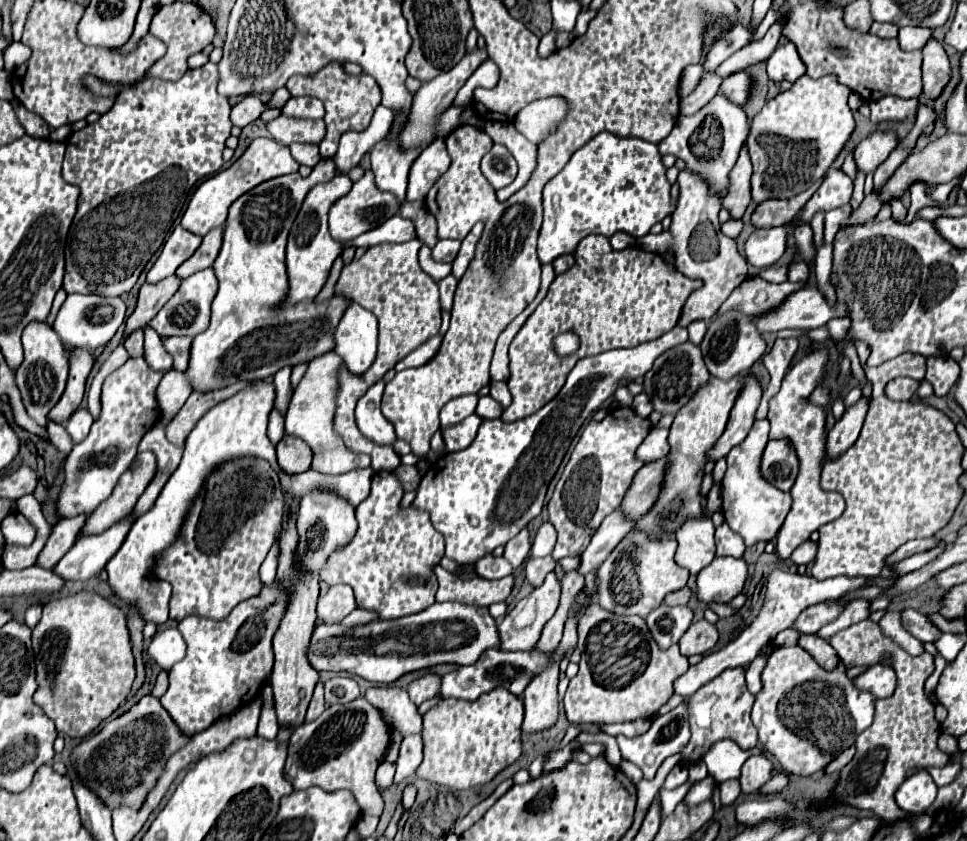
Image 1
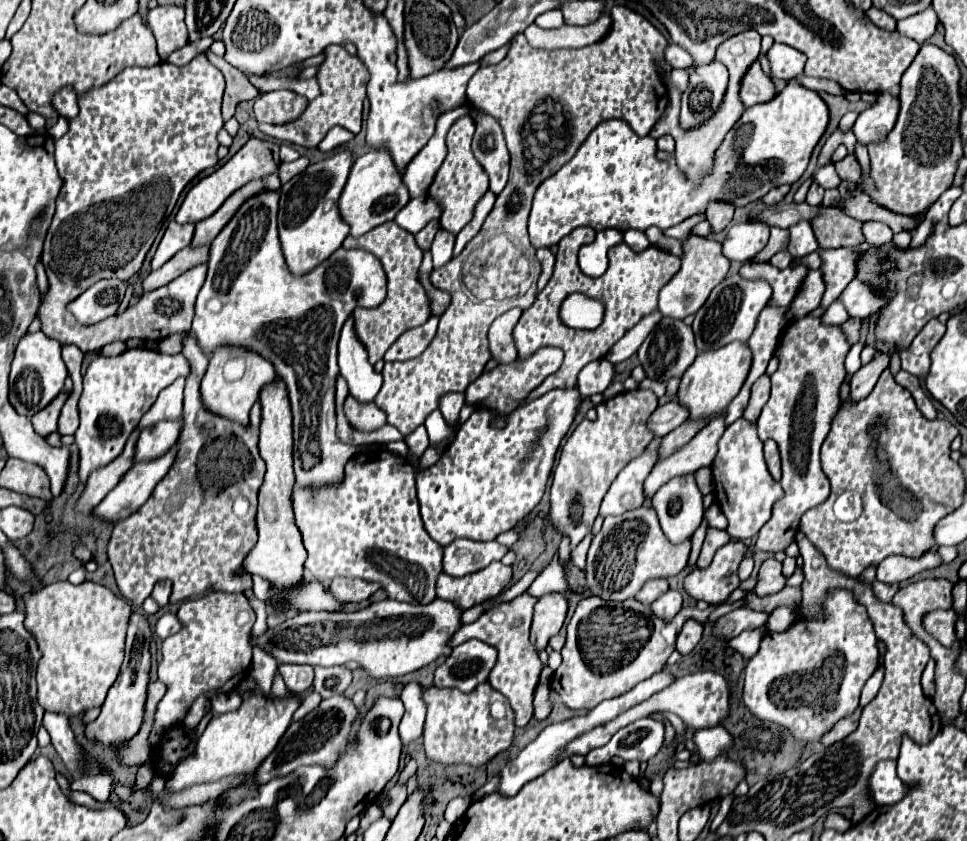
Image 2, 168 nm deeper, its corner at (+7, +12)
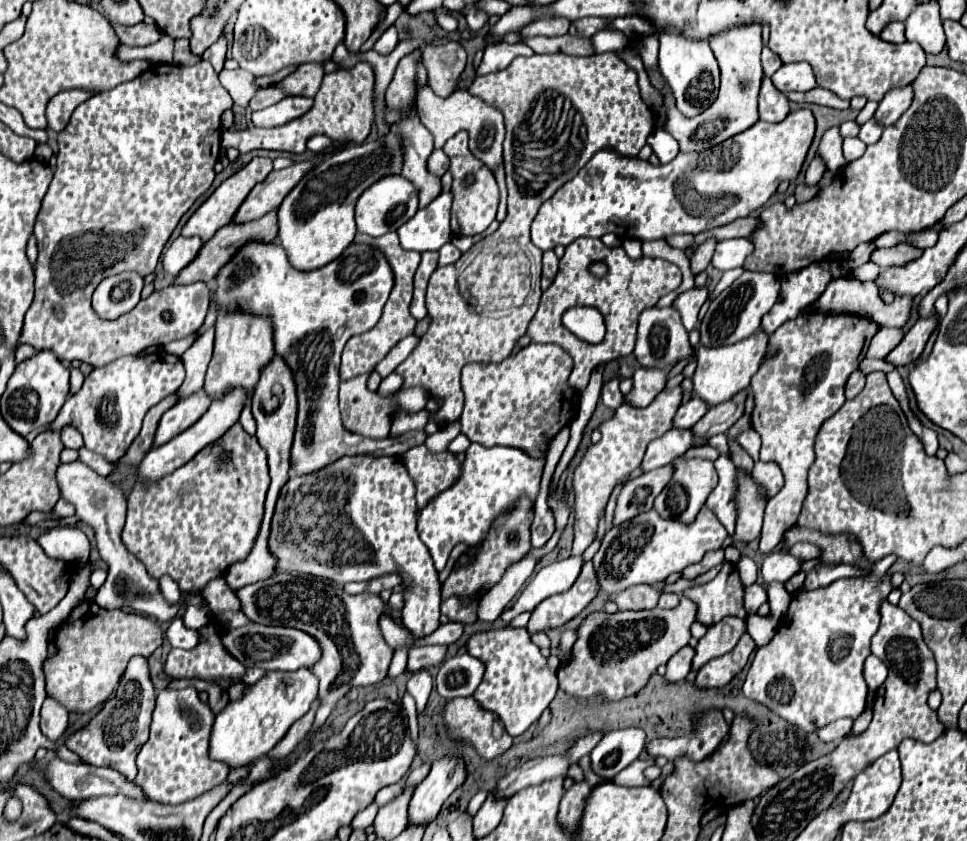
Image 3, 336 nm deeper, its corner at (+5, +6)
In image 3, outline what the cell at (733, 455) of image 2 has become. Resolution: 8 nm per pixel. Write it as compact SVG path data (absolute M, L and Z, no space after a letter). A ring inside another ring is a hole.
M739 472L739 492L737 492L737 508L739 508L739 518L737 518L737 528L735 534L728 536L721 548L725 549L729 545L737 542L751 542L759 536L761 524L763 524L763 510L765 510L765 498L761 496L761 488L755 486L755 480L743 478L743 472Z

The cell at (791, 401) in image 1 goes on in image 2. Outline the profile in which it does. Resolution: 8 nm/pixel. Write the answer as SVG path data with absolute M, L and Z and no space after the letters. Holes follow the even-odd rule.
M805 316L797 324L789 324L779 346L779 368L771 376L771 398L757 418L759 438L773 438L779 444L785 496L775 504L769 522L759 530L755 548L765 552L783 552L797 534L803 512L825 502L831 494L829 478L819 464L819 448L831 430L831 422L839 412L839 388L845 380L845 356L849 344L839 326L823 326L819 318Z

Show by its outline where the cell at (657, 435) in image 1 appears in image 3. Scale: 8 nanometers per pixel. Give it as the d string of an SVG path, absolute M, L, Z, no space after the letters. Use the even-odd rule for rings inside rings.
M693 396L689 402L679 406L679 410L675 414L675 424L673 426L675 428L693 428L705 416L707 408L709 406L701 398Z

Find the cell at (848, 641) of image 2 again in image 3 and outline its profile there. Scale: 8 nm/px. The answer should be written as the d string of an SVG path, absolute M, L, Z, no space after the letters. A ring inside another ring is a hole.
M887 572L881 578L841 578L825 588L795 594L787 614L779 622L773 640L757 650L755 660L743 682L743 694L755 702L769 706L771 710L775 710L775 714L807 732L815 732L819 730L819 726L825 726L835 718L859 718L866 708L867 698L863 662L871 654L869 640L879 626L879 606L891 590L891 572Z

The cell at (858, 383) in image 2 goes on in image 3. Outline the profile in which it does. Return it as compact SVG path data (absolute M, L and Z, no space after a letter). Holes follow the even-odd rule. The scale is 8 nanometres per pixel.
M931 314L929 318L919 318L915 322L915 326L905 334L901 344L889 352L887 360L893 362L895 366L911 364L913 360L917 360L917 356L921 356L927 340L929 340L931 332L937 328L937 324L939 324L939 314Z

